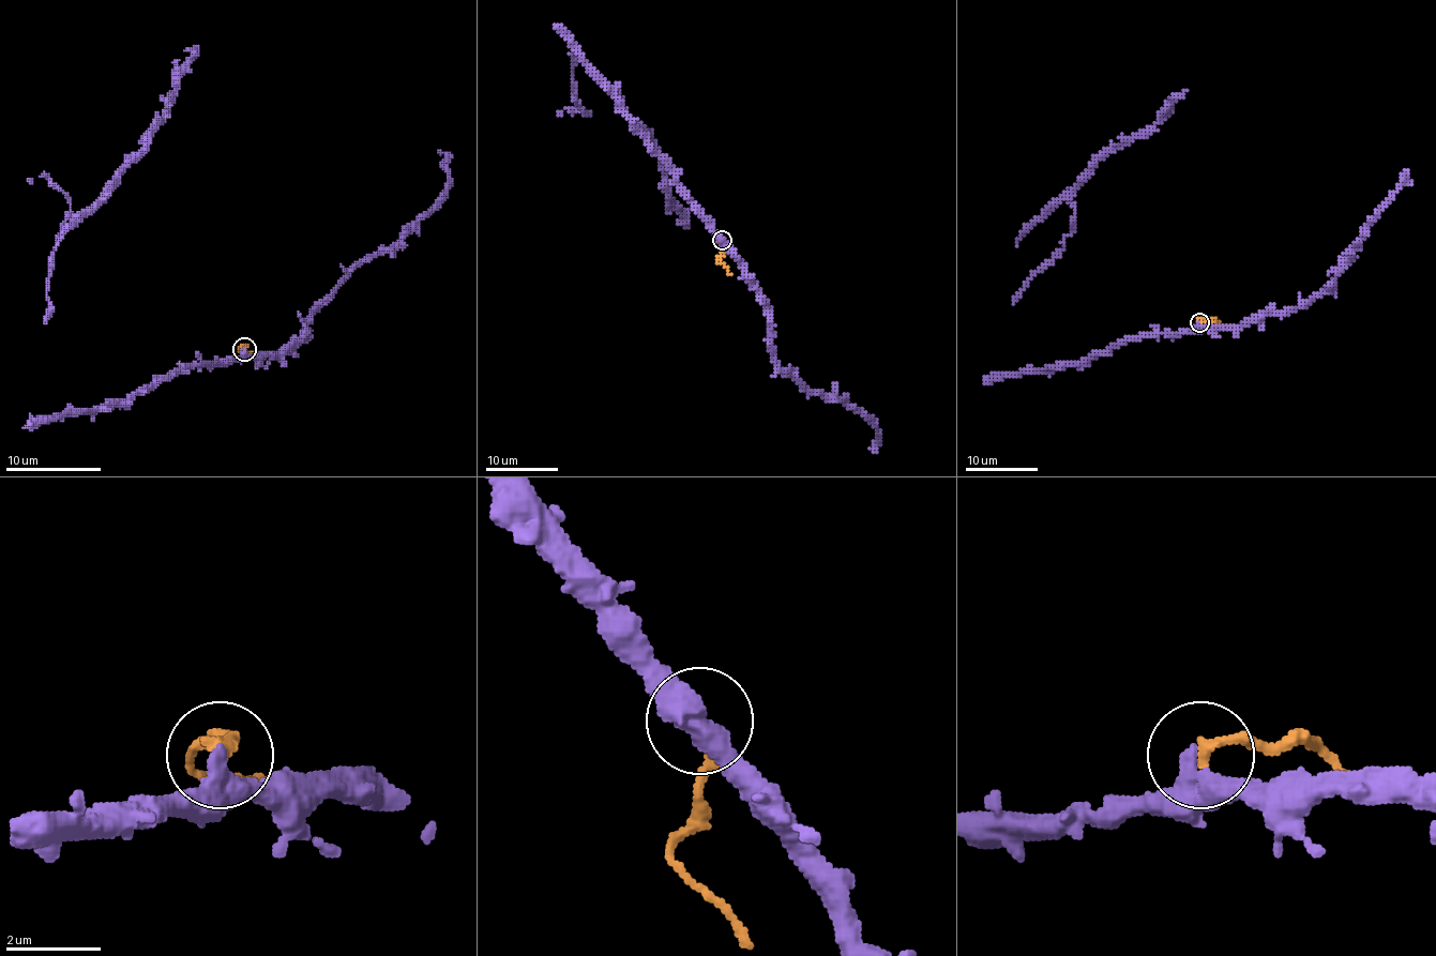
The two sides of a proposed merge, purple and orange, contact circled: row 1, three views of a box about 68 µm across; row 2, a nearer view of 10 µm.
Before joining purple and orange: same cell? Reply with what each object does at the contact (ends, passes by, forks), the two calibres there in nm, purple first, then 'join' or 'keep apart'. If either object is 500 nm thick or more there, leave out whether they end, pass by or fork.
purple passes by; orange ends; calibres 360 and 260 nm; keep apart

